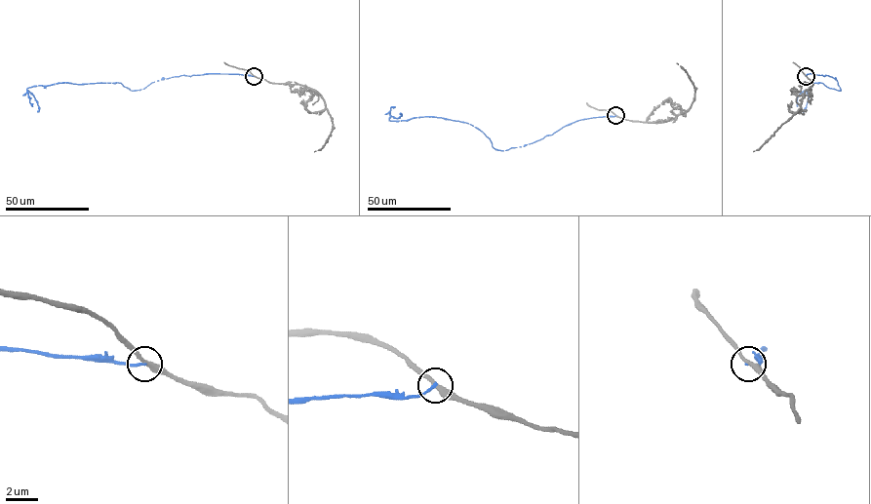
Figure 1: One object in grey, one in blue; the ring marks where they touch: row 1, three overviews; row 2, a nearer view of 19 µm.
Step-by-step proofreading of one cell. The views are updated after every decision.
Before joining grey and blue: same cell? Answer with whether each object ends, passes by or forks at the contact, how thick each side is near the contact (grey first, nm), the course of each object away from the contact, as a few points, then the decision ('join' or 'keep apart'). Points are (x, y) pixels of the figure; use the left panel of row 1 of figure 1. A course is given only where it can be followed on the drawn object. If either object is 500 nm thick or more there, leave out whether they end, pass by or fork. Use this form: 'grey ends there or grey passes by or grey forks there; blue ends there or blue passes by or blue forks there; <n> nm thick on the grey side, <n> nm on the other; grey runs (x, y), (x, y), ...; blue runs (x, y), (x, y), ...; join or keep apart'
grey passes by; blue ends there; 300 nm thick on the grey side, 160 nm on the other; grey runs (254, 76), (270, 82), (301, 84), (316, 92), (332, 120), (333, 131), (325, 144), (314, 151); blue runs (254, 76), (183, 75), (162, 79), (133, 91), (120, 83), (33, 86), (26, 89), (37, 102), (38, 112); keep apart

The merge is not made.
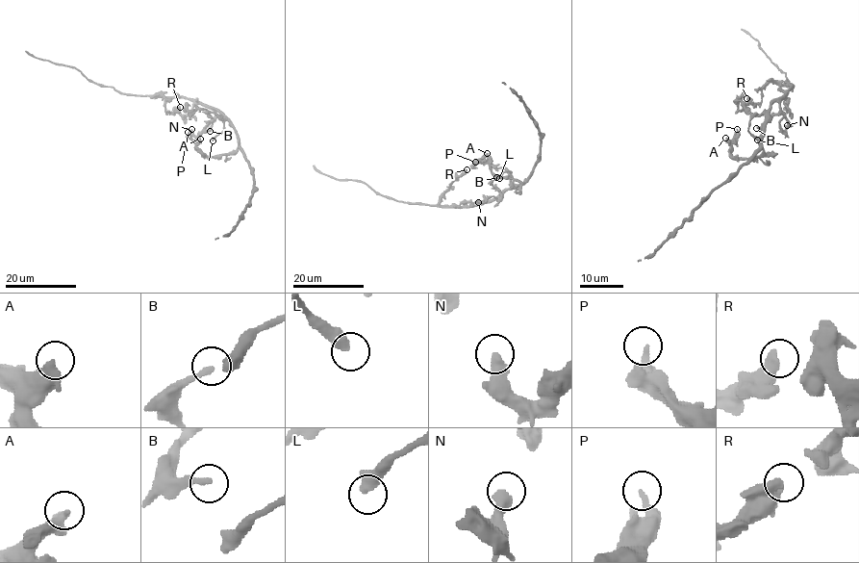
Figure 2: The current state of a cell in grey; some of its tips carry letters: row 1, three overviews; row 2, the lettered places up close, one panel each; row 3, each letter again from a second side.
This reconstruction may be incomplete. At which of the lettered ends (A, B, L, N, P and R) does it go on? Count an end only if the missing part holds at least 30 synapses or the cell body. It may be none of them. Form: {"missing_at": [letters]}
{"missing_at": []}

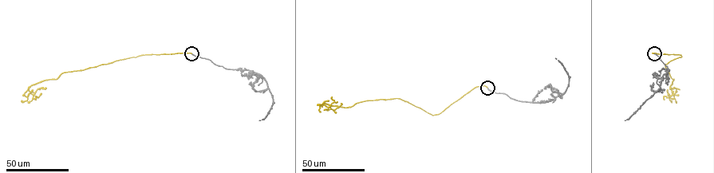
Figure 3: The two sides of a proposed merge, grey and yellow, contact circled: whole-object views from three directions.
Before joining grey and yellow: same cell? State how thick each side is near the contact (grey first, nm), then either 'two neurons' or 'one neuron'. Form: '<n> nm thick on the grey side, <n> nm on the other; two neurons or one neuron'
300 nm thick on the grey side, 240 nm on the other; one neuron

